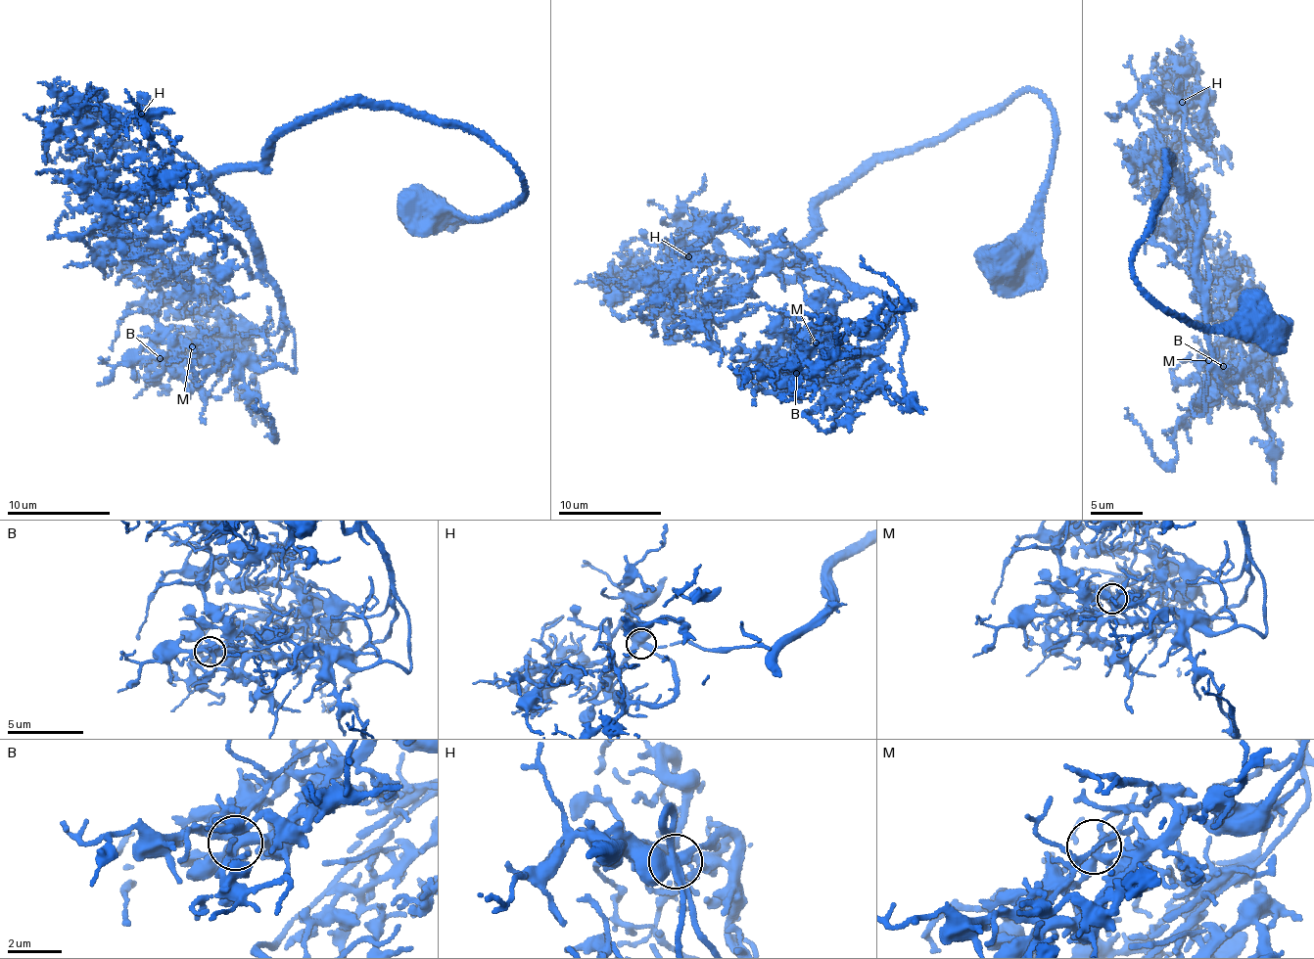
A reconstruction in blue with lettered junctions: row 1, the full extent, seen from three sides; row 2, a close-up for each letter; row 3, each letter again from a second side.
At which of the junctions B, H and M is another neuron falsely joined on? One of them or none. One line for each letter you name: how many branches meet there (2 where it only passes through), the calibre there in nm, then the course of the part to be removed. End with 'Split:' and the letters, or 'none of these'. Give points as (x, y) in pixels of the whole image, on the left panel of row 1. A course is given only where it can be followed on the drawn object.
Split: none of these

